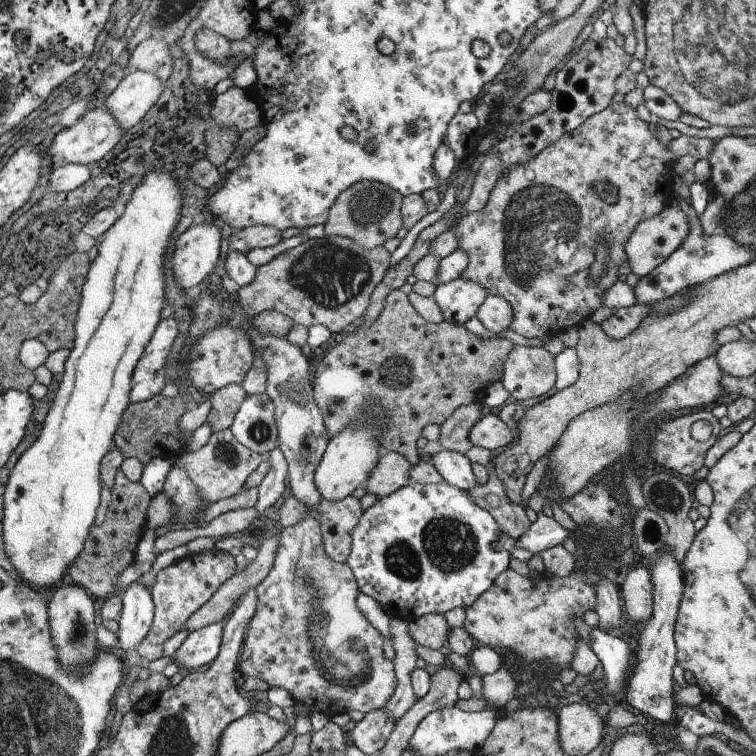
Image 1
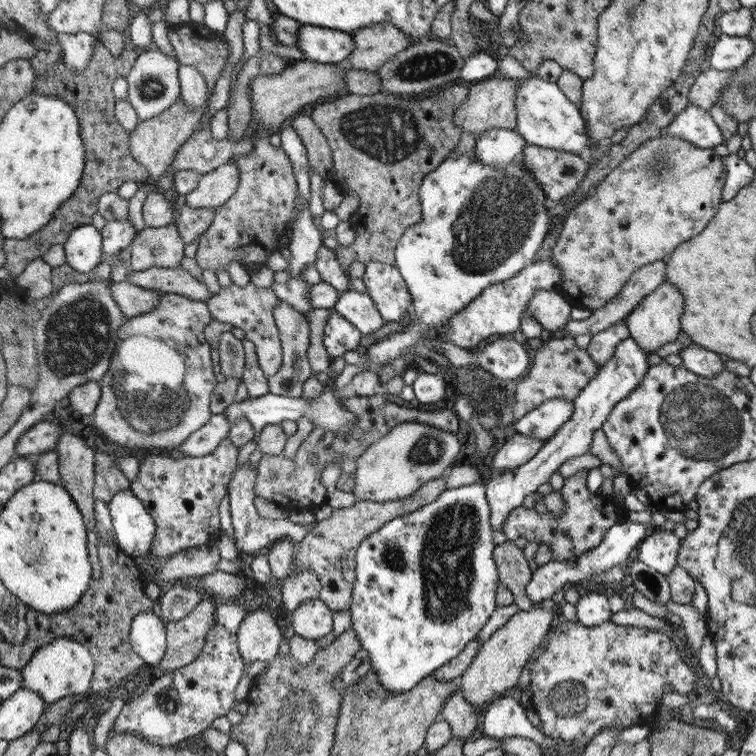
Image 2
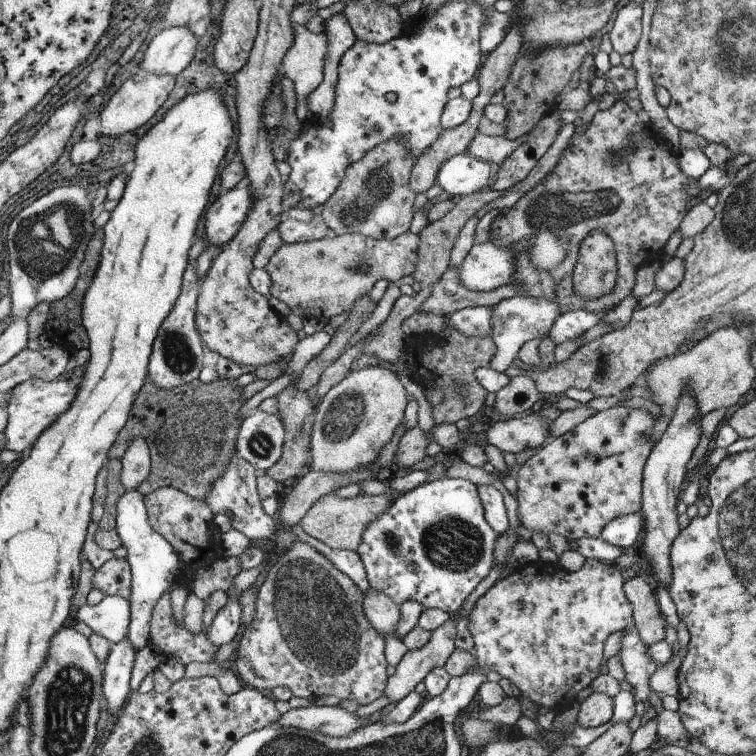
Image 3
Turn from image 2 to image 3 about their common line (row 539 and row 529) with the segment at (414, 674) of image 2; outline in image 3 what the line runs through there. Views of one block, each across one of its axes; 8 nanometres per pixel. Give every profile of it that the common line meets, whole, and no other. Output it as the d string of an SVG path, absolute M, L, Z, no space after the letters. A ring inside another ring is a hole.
M441 478L425 482L399 496L379 522L371 522L371 528L363 534L363 544L357 548L357 556L363 564L367 584L375 590L383 590L397 604L417 600L425 610L437 608L455 616L463 608L463 602L467 602L467 598L475 592L475 586L491 574L489 568L493 564L491 554L495 540L497 532L485 520L479 488L465 480Z

